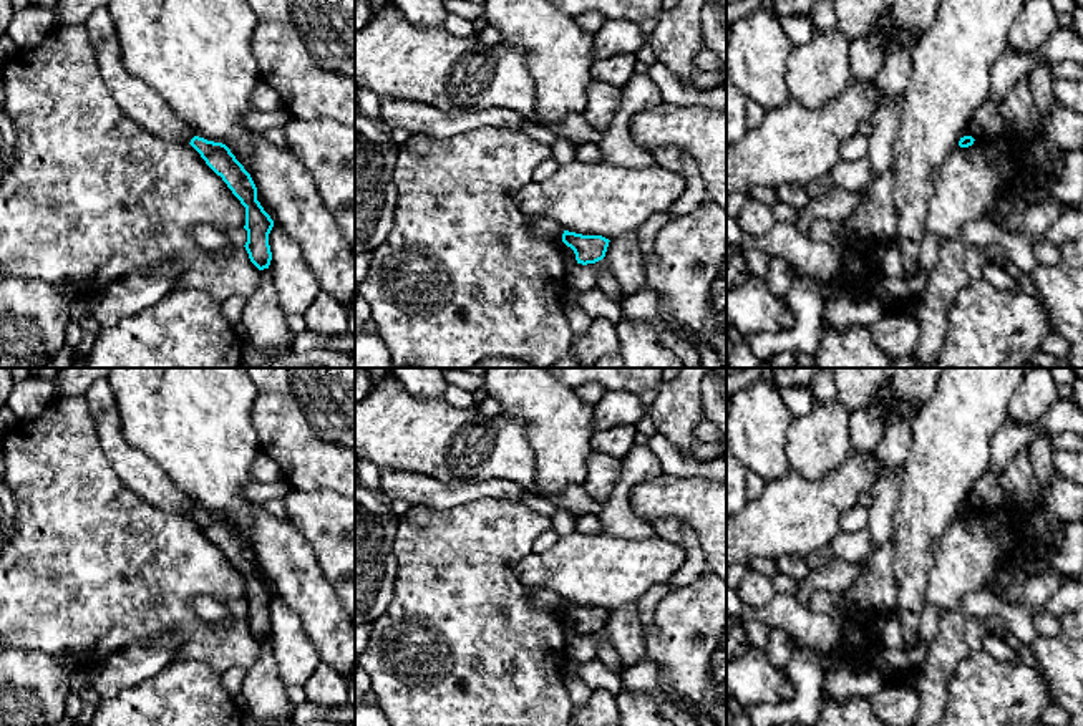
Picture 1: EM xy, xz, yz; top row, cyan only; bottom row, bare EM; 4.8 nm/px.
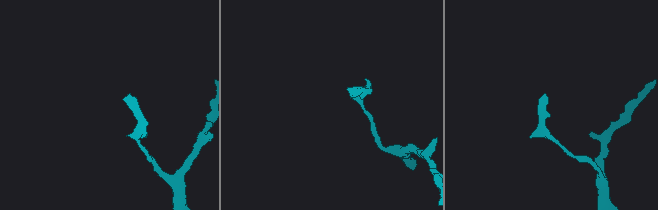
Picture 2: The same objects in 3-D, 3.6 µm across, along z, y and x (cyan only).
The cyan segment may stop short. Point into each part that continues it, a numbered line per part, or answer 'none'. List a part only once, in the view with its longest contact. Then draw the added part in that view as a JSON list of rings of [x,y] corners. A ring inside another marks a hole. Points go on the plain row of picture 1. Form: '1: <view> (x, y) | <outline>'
none

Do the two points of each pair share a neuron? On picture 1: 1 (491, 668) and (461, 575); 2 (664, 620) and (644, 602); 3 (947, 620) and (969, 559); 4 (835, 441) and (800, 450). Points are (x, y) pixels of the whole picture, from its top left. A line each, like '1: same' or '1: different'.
1: same
2: different
3: same
4: same

